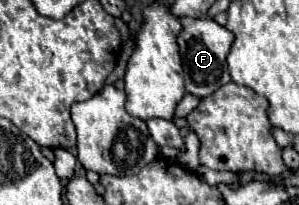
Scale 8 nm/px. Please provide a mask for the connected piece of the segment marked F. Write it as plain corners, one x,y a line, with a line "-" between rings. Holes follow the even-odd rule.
183,17
183,31
177,37
179,49
181,49
181,59
183,59
183,71
185,71
185,91
203,99
211,93
215,93
217,89
217,79
219,79
219,87
227,85
231,81
229,73
227,73
227,65
225,65
225,57
229,53
231,47
231,31
227,31
225,27
217,25
213,19
189,19
-
187,35
191,35
193,39
189,39

